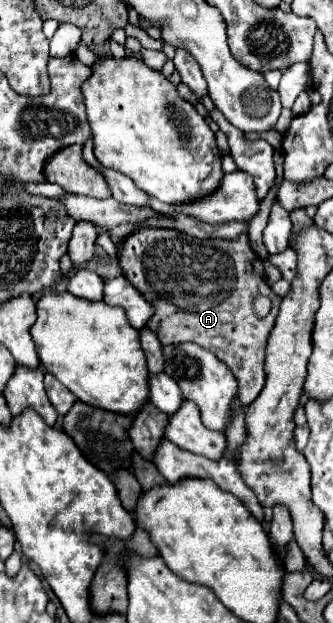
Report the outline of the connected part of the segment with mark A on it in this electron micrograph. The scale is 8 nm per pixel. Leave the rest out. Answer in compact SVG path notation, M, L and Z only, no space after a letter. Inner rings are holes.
M142 226L136 232L128 234L118 246L118 264L122 268L124 278L142 292L142 296L154 306L154 316L148 320L148 328L160 336L162 344L180 344L180 342L196 342L206 350L212 350L236 376L240 382L240 402L250 406L266 384L266 342L268 328L272 332L274 320L278 314L280 298L270 290L264 280L264 270L260 266L260 274L256 272L254 280L254 260L258 256L250 250L248 234L236 240L200 240L170 228L148 228ZM256 296L268 296L272 300L272 310L266 318L258 318L254 312Z

